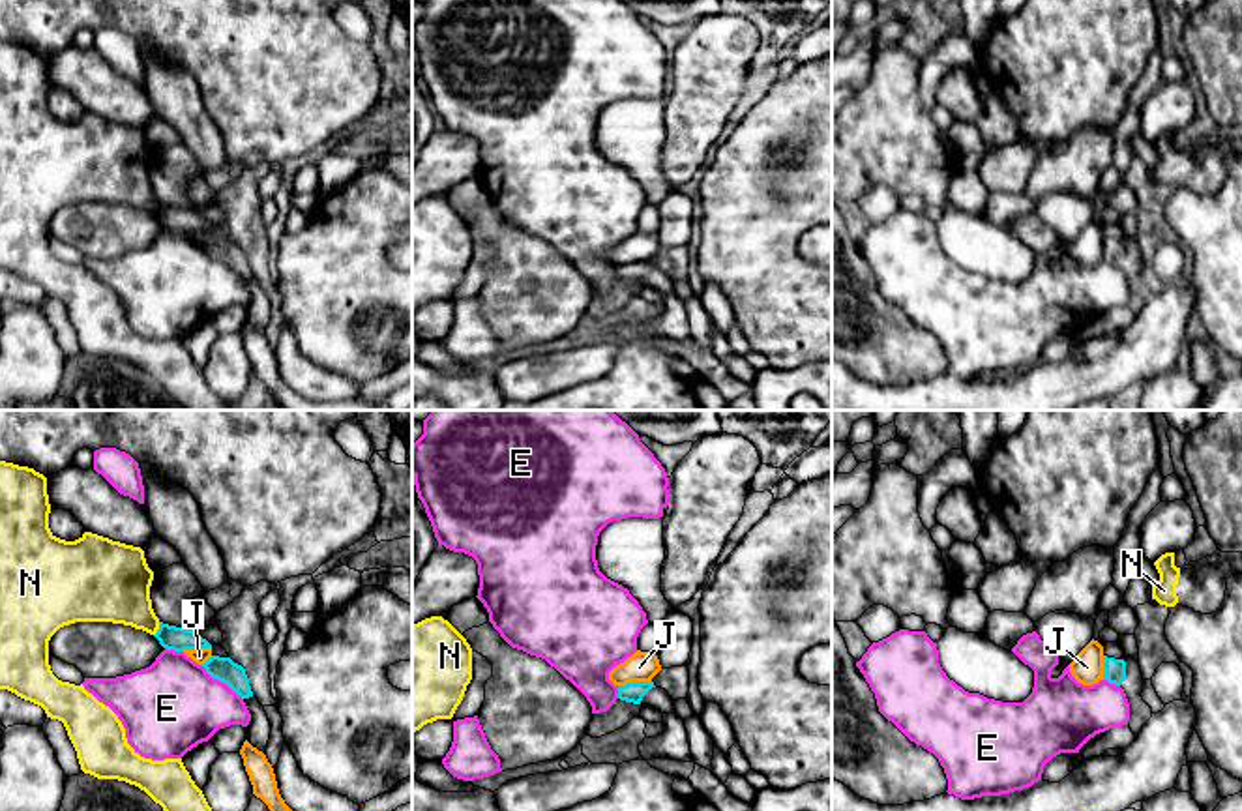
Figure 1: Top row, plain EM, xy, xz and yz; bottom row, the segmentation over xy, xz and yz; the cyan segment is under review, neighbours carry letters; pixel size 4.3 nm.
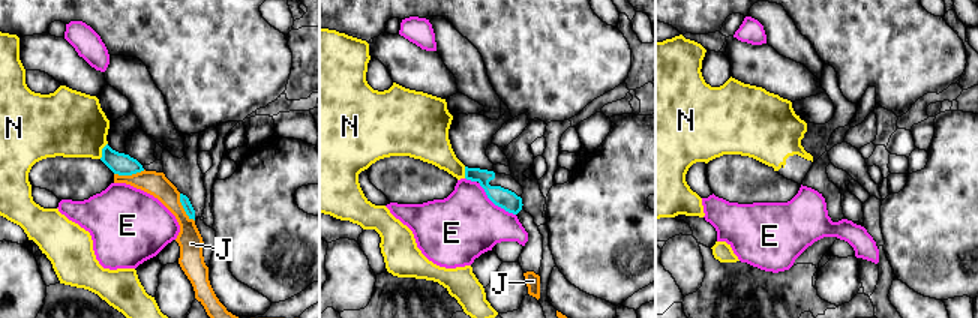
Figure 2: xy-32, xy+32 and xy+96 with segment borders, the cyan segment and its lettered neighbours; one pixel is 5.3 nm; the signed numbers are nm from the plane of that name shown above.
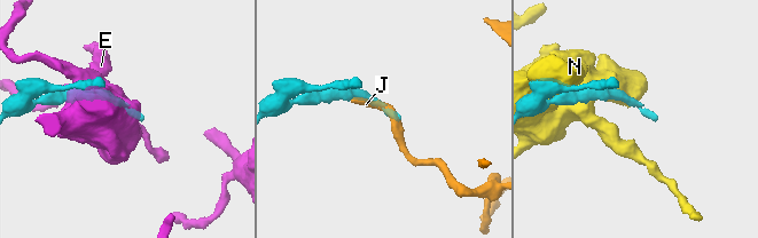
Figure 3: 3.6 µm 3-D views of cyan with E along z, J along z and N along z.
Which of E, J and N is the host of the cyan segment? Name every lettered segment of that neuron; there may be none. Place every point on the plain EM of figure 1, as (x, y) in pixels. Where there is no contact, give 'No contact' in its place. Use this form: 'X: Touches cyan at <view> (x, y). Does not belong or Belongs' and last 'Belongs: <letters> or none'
E: Touches cyan at xy (221, 261). Does not belong
J: Touches cyan at xz (634, 263). Does not belong
N: Touches cyan at xy (158, 210). Does not belong
Belongs: none

